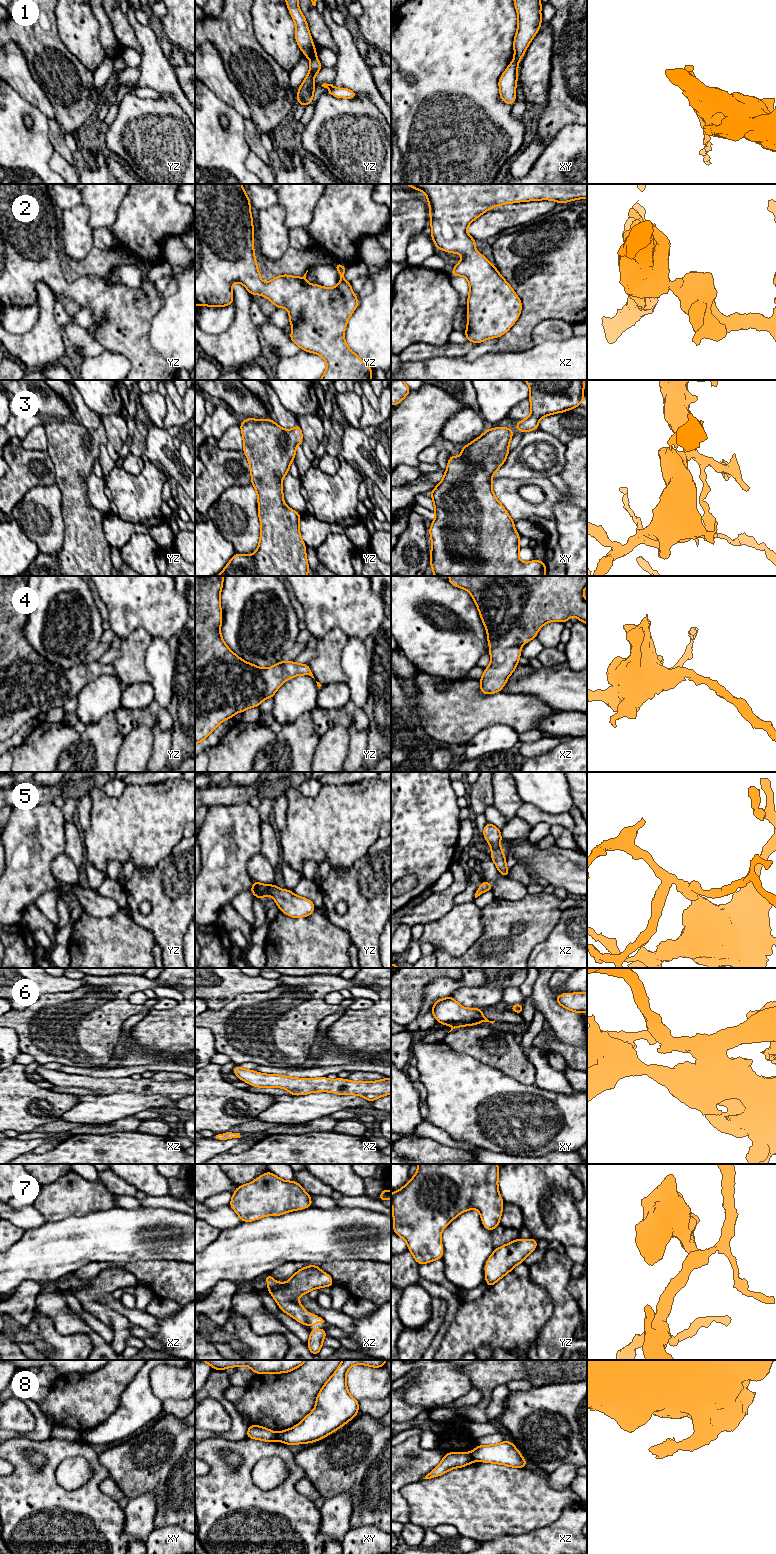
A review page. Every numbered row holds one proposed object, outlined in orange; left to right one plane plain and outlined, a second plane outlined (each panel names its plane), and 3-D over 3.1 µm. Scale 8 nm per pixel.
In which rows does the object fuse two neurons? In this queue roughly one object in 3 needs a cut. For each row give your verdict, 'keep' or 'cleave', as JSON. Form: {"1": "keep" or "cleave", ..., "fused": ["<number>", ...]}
{"1": "cleave", "2": "keep", "3": "keep", "4": "keep", "5": "keep", "6": "keep", "7": "keep", "8": "cleave", "fused": ["1", "8"]}

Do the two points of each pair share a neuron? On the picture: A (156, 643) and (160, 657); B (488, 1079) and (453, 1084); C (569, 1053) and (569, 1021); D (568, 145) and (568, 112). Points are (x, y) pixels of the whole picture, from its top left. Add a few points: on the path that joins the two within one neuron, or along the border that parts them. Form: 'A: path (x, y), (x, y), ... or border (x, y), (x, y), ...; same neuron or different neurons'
A: path (158, 646), (158, 654); same neuron
B: path (479, 1084), (462, 1084); same neuron
C: border (550, 1030), (561, 1041), (576, 1045); different neurons
D: border (576, 123), (566, 125), (551, 140); different neurons

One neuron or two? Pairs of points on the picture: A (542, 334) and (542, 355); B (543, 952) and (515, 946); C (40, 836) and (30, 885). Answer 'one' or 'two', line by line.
A: two
B: two
C: one

